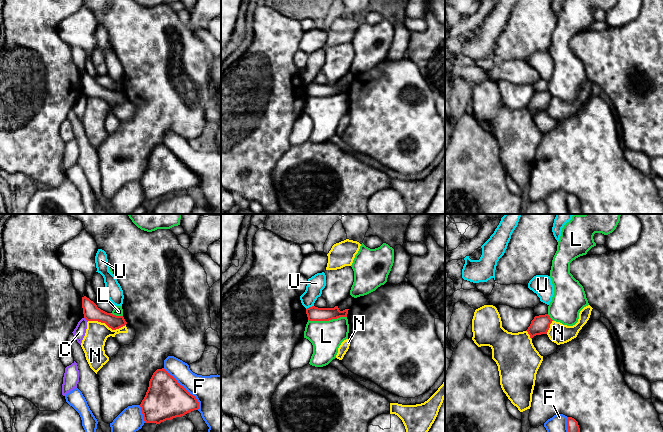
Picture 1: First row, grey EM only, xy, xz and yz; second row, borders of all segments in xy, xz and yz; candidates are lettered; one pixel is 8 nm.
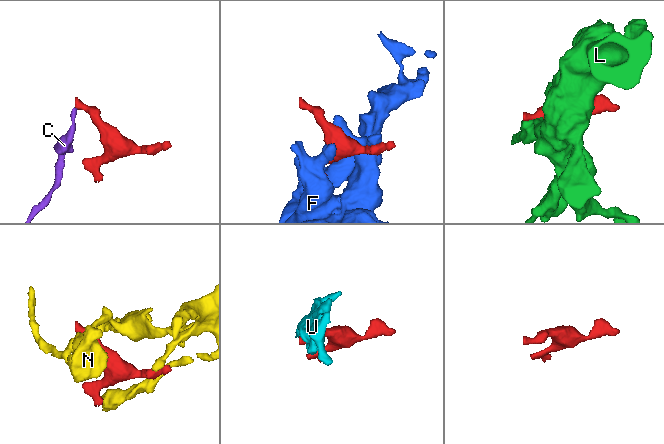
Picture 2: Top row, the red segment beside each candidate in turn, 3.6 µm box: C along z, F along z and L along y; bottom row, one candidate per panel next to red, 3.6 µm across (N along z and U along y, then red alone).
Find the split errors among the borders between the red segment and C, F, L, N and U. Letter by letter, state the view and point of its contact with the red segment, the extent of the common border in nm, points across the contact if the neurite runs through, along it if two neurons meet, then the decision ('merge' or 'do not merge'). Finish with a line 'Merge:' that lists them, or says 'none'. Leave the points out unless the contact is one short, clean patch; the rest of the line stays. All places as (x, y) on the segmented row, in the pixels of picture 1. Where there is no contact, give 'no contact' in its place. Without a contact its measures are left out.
C: meets red in xy at (85, 318); contact 50 nm long; border along xy (84, 317), (87, 321); do not merge
F: meets red in xy at (184, 388); contact 440 nm long; do not merge
L: meets red in xz at (327, 320); contact 320 nm long; do not merge
N: meets red in xy at (107, 325); contact 300 nm long; do not merge
U: meets red in xz at (309, 307); contact 70 nm long; border along xz (313, 305), (306, 309); do not merge
Merge: none

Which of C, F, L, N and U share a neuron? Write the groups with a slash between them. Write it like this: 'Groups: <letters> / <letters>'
Groups: C / F / L / N / U

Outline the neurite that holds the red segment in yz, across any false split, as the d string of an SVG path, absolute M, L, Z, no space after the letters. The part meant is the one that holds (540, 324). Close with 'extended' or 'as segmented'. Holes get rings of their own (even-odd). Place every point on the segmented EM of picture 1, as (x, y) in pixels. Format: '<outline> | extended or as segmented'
M548 314L535 316L526 331L531 339L536 335L547 334L552 321Z | as segmented

